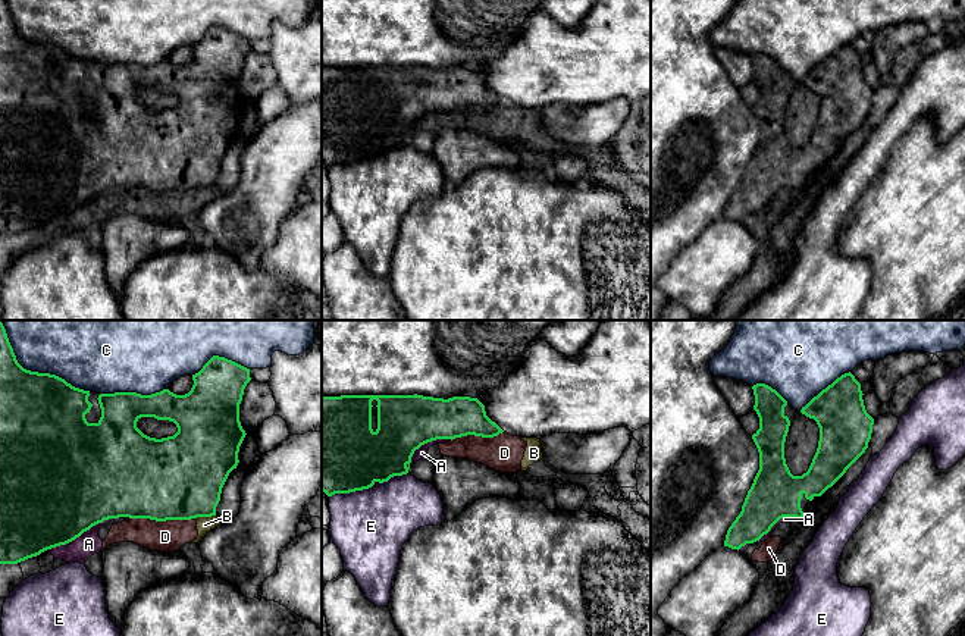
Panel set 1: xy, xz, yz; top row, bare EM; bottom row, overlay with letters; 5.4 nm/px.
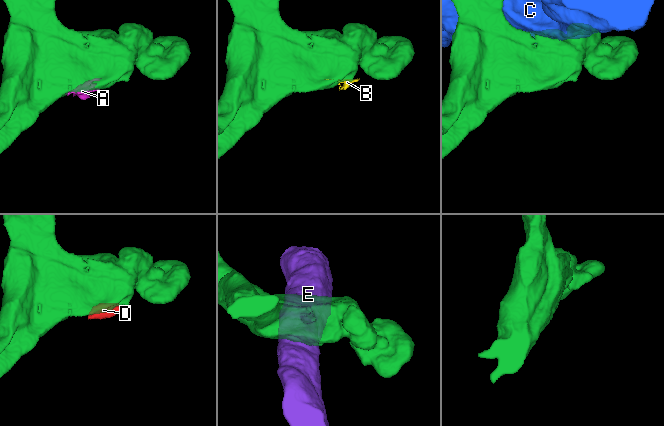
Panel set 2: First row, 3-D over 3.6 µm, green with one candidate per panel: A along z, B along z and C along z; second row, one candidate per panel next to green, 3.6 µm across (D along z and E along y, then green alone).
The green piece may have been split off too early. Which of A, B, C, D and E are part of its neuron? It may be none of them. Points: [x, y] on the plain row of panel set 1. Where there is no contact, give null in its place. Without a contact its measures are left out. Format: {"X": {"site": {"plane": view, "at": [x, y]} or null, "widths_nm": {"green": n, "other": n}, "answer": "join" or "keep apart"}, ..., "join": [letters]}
{"A": {"site": {"plane": "xy", "at": [72, 210]}, "widths_nm": {"green": 500, "other": 130}, "answer": "keep apart"}, "B": {"site": {"plane": "xy", "at": [204, 187]}, "widths_nm": {"green": 460, "other": 90}, "answer": "keep apart"}, "C": {"site": {"plane": "xy", "at": [34, 43]}, "widths_nm": {"green": 460, "other": 300}, "answer": "keep apart"}, "D": {"site": {"plane": "xy", "at": [162, 191]}, "widths_nm": {"green": 460, "other": 170}, "answer": "keep apart"}, "E": {"site": {"plane": "xz", "at": [367, 159]}, "widths_nm": {"green": 440, "other": 400}, "answer": "keep apart"}, "join": []}

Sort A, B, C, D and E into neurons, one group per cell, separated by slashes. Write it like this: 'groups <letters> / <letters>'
groups A B D / C / E

